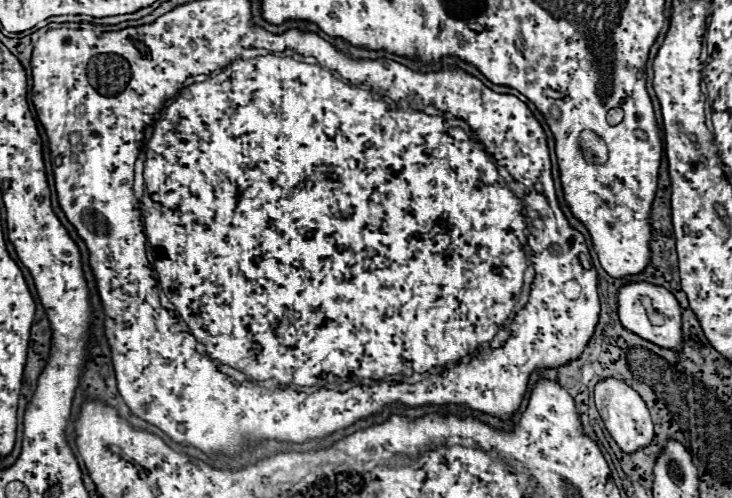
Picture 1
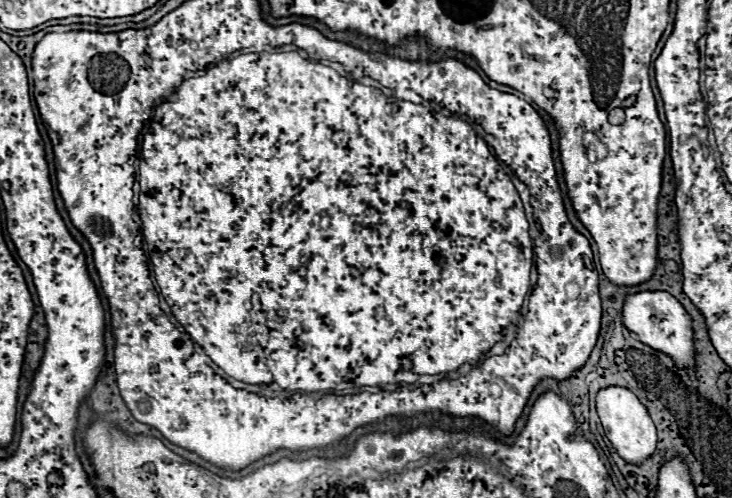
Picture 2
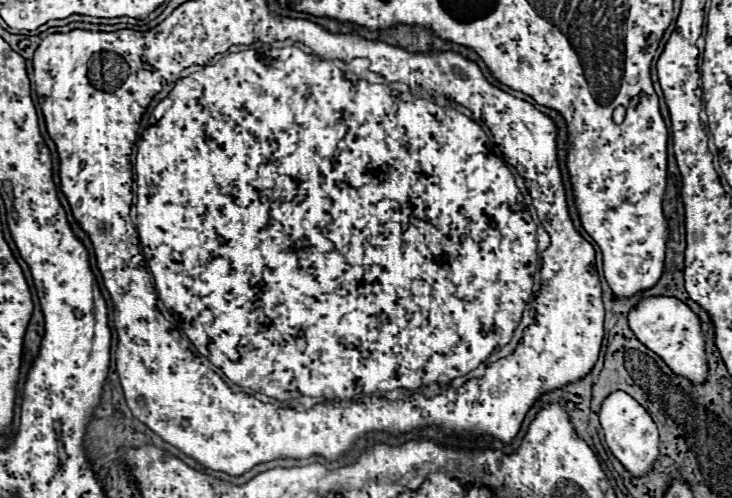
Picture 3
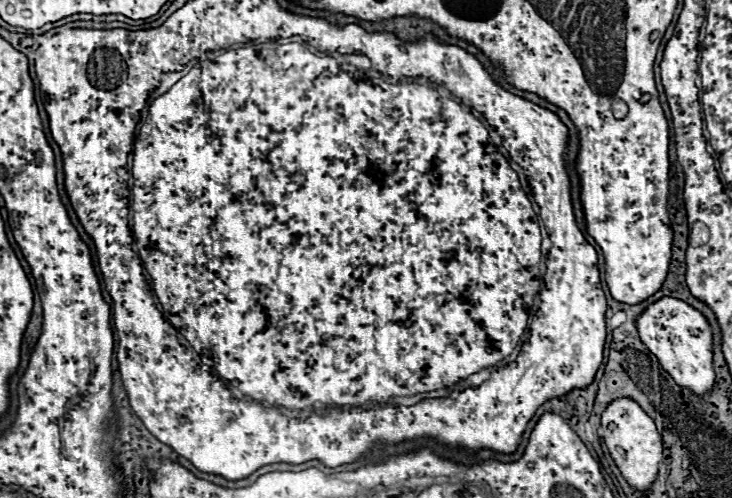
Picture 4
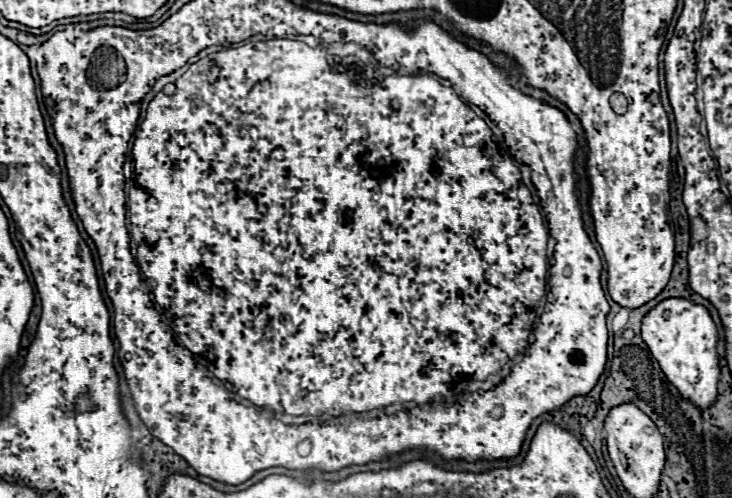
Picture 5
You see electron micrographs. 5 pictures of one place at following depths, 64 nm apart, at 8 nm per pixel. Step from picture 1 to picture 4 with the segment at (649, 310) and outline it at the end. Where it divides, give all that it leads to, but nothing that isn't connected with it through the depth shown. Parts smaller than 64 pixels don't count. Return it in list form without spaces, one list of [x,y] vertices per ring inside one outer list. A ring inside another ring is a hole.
[[[660,298],[650,304],[636,320],[640,340],[658,358],[662,368],[676,380],[676,384],[688,388],[696,396],[706,396],[714,388],[714,366],[712,366],[712,328],[706,316],[678,298]]]

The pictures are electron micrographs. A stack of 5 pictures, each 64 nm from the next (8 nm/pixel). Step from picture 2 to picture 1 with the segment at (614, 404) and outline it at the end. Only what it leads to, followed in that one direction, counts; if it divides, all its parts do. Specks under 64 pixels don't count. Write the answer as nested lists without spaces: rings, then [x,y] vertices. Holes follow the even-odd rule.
[[[606,378],[606,380],[596,384],[594,402],[596,402],[596,408],[602,416],[602,420],[604,420],[606,430],[610,432],[610,436],[614,438],[614,442],[620,446],[620,450],[624,454],[634,454],[636,450],[646,448],[648,444],[652,444],[652,438],[654,438],[652,418],[648,414],[648,408],[644,404],[644,400],[630,386],[626,386],[620,380]]]

